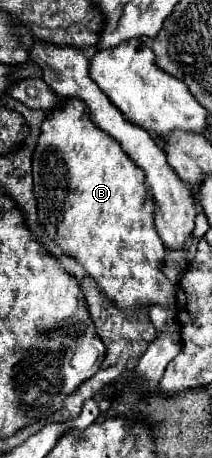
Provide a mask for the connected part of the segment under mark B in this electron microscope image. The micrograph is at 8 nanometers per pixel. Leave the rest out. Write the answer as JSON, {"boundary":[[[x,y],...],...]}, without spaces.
{"boundary":[[[71,97],[71,99],[63,99],[63,111],[51,111],[45,121],[41,123],[41,135],[37,139],[37,145],[35,145],[35,151],[33,151],[33,191],[35,191],[35,197],[37,197],[37,207],[39,207],[39,221],[45,229],[45,233],[53,239],[57,239],[57,245],[67,253],[71,255],[73,259],[77,259],[79,263],[83,263],[83,267],[87,269],[87,273],[95,279],[95,283],[101,287],[101,291],[121,309],[139,309],[139,307],[145,307],[145,305],[161,305],[161,307],[171,307],[173,299],[175,299],[175,289],[177,285],[167,281],[165,275],[161,273],[161,261],[165,257],[165,245],[161,243],[161,237],[155,229],[155,211],[153,211],[153,201],[151,201],[151,195],[149,195],[149,189],[145,185],[145,173],[141,167],[137,167],[129,155],[121,149],[121,145],[111,139],[111,135],[107,135],[105,131],[101,131],[99,127],[95,127],[95,123],[91,121],[91,115],[89,115],[89,109],[87,105],[77,99],[77,97]]]}

